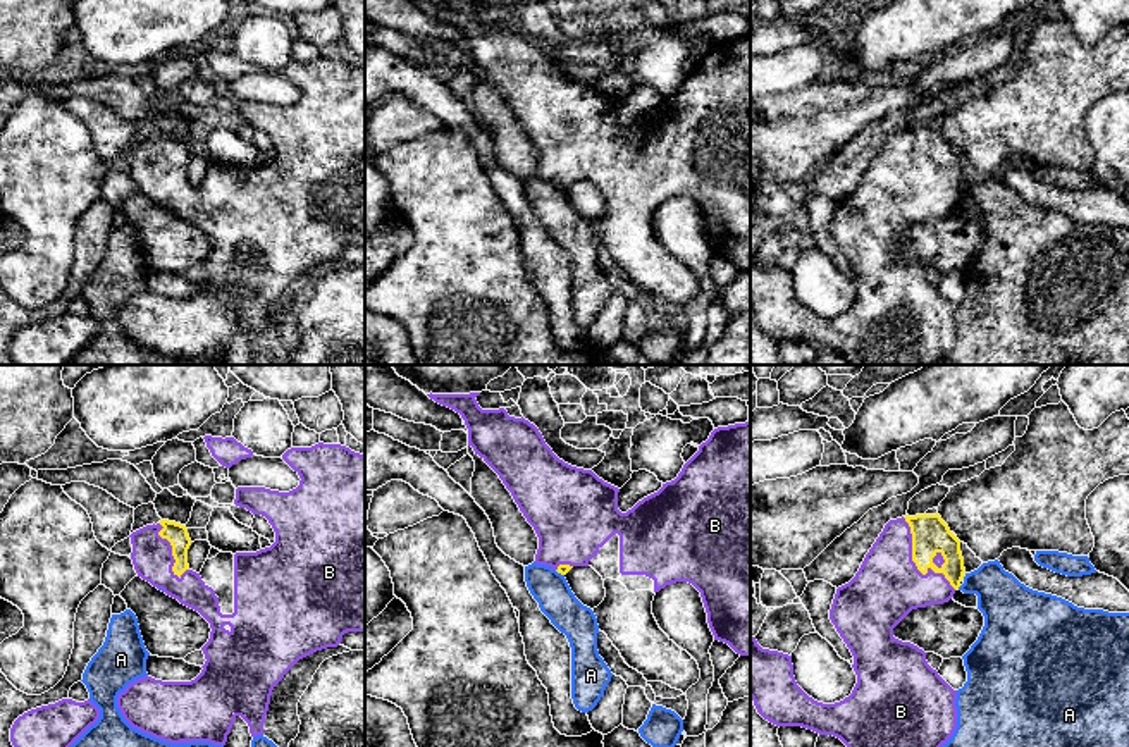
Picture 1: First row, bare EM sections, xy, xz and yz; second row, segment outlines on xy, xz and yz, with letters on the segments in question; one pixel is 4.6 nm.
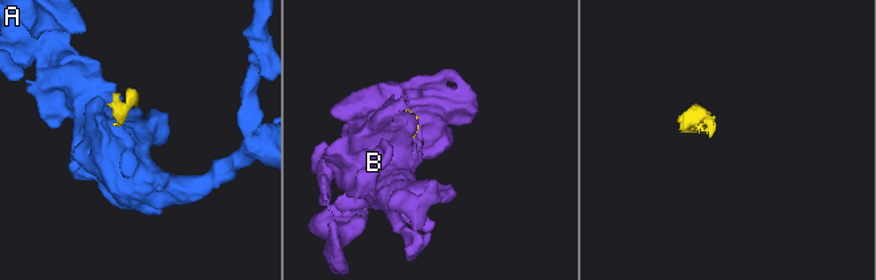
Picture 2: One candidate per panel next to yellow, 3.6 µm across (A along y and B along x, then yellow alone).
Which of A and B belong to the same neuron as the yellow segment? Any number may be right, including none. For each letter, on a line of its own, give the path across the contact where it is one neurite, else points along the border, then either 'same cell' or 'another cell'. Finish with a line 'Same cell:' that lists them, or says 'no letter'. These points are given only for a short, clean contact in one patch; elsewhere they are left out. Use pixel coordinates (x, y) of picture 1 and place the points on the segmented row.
A: border xz (555, 570), (563, 575); another cell
B: same cell
Same cell: B

